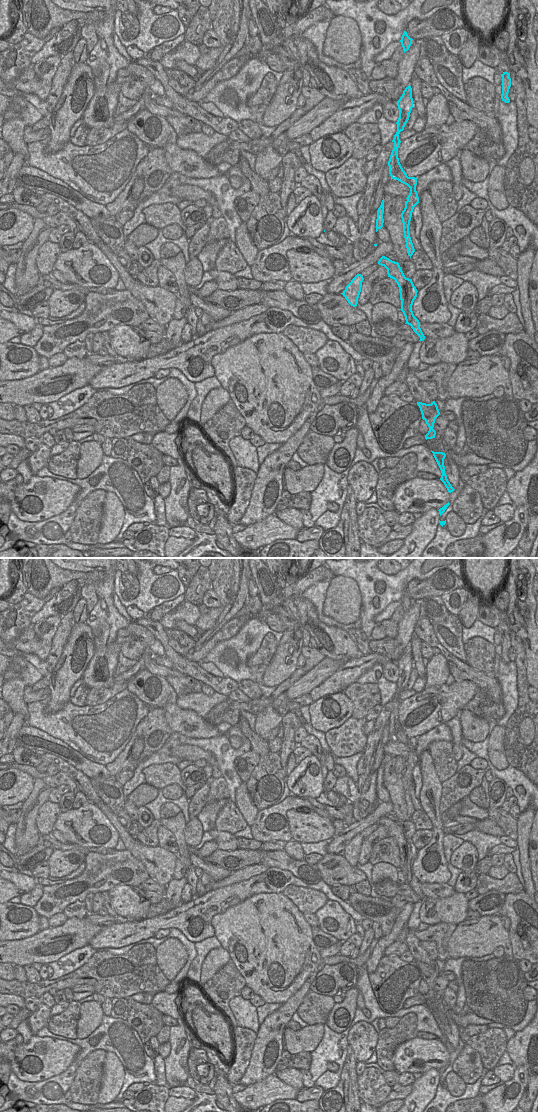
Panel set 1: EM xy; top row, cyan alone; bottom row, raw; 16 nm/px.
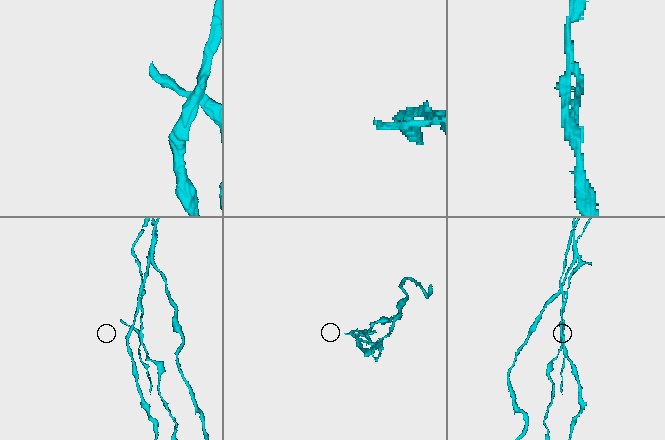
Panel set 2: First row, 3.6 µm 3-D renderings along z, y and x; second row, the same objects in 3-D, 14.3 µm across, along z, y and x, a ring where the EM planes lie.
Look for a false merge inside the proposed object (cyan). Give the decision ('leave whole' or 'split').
split

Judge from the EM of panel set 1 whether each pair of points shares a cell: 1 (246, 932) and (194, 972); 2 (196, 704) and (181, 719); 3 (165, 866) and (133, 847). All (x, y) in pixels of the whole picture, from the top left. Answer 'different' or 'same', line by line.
1: different
2: different
3: same

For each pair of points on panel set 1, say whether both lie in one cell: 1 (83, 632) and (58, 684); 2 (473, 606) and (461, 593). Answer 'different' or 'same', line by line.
1: same
2: different

